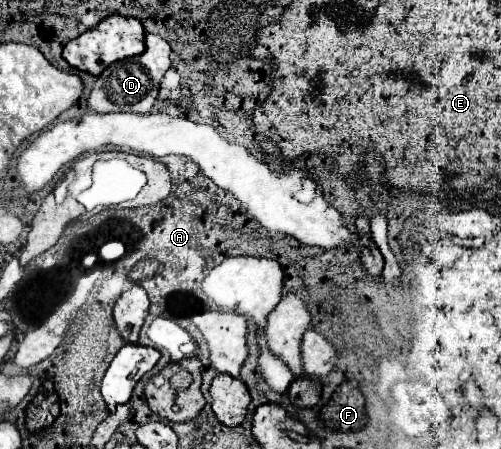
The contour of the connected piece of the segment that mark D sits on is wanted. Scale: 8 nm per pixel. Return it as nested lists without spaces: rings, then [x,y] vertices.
[[[157,34],[145,36],[145,52],[127,60],[119,60],[107,66],[95,80],[93,90],[87,98],[87,106],[95,112],[137,112],[145,114],[153,108],[157,98],[157,86],[163,74],[171,66],[171,46]]]

